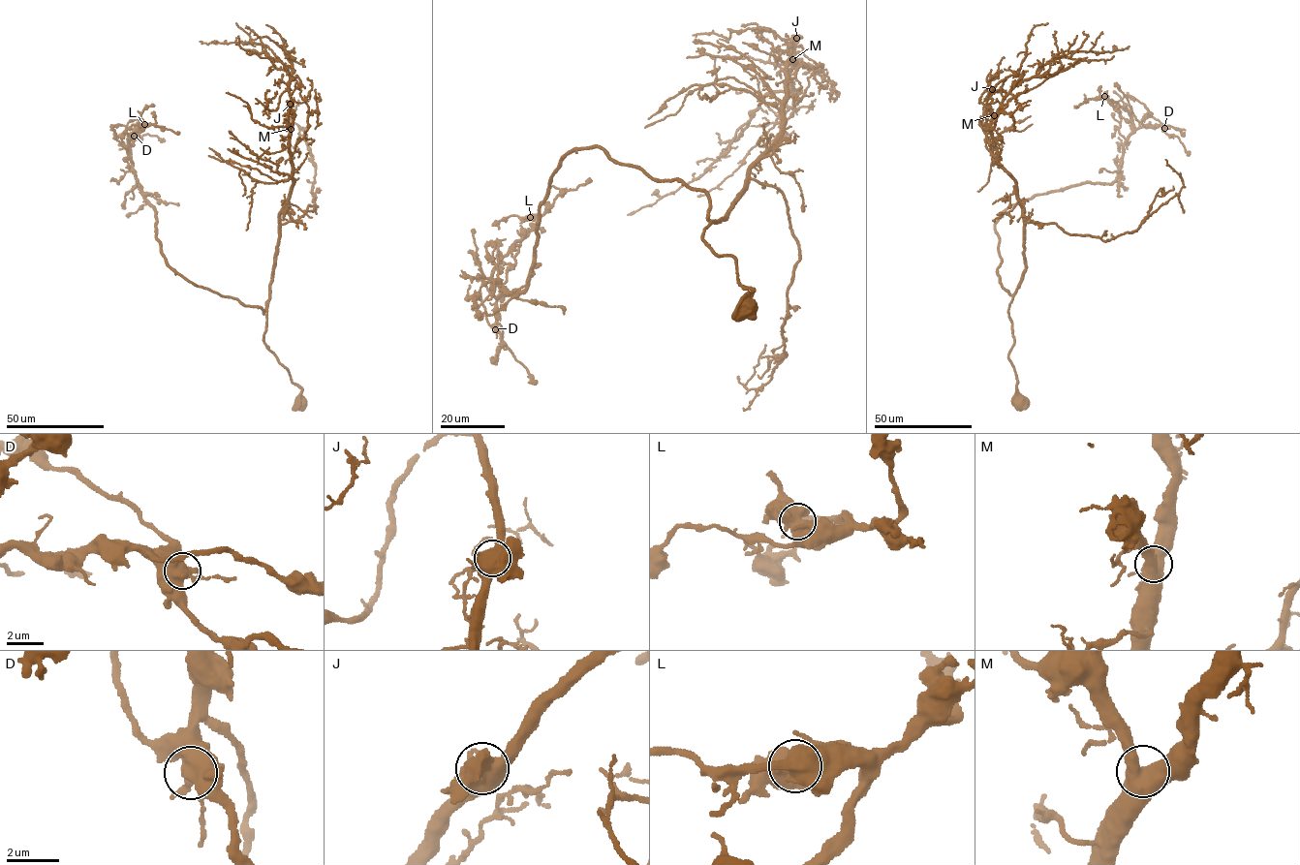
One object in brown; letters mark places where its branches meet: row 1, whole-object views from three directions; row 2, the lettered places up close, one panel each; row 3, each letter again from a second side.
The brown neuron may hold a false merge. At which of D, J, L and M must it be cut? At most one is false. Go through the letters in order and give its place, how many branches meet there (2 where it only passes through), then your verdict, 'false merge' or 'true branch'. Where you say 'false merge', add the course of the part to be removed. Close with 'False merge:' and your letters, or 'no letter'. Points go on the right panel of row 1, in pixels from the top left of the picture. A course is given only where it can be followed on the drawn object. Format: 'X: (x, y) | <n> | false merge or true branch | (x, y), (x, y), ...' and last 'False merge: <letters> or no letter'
D: (1164, 128) | 4 | true branch
J: (992, 89) | 4 | true branch
L: (1104, 96) | 3 | true branch
M: (994, 115) | 4 | true branch
False merge: no letter

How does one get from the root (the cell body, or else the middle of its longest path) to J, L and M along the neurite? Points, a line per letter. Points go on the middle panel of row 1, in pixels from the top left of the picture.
J: (750, 309), (753, 291), (738, 281), (733, 258), (702, 237), (780, 132), (796, 38)
L: (750, 309), (733, 258), (702, 237), (709, 199), (681, 181), (572, 150), (513, 294), (491, 277), (530, 217)
M: (750, 309), (753, 291), (738, 281), (733, 258), (702, 237), (780, 132), (792, 59)

